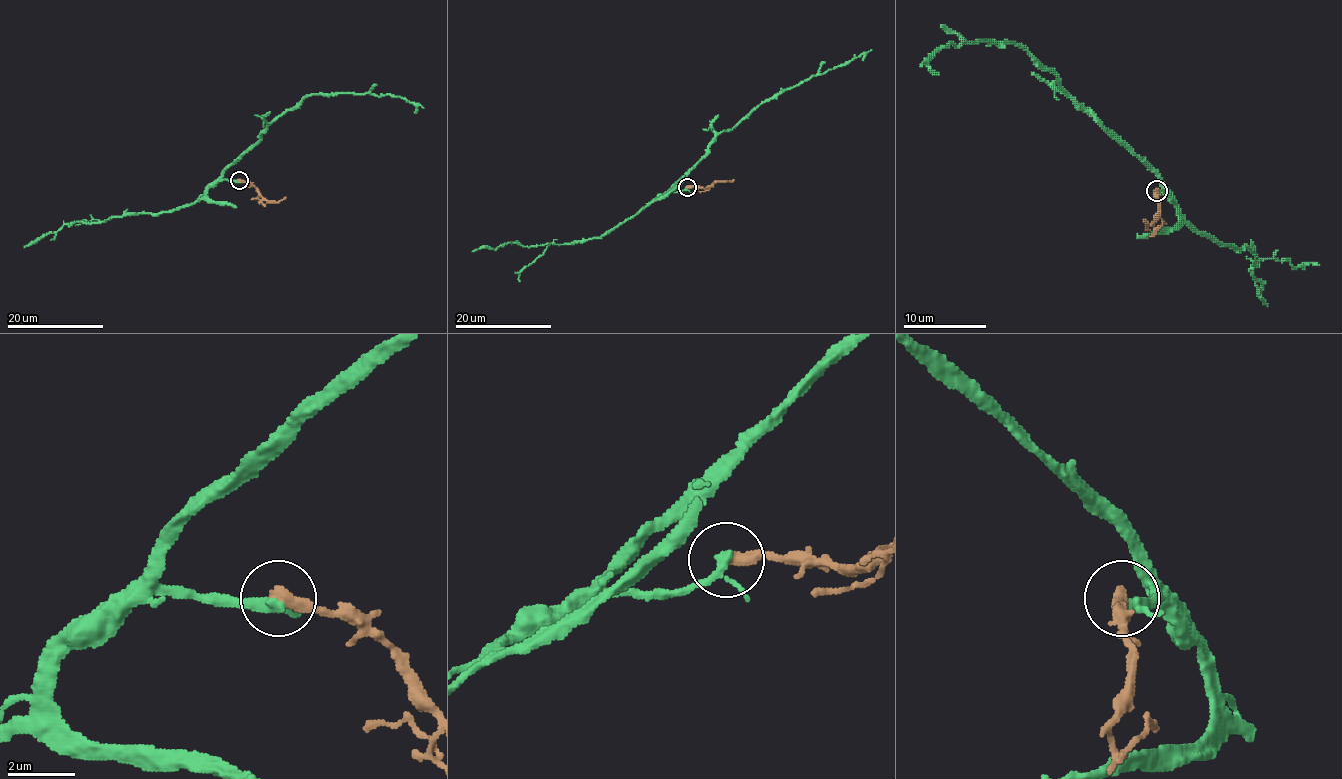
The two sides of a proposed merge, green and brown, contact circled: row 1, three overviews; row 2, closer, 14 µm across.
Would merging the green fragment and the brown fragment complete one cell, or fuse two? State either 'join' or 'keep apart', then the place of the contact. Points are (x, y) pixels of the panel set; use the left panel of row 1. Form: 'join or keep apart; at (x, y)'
keep apart; at (239, 180)

